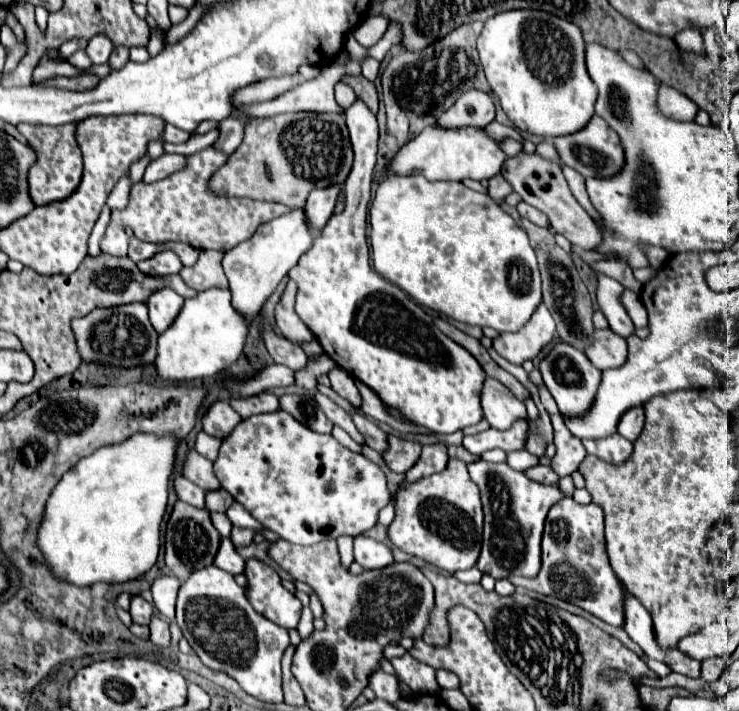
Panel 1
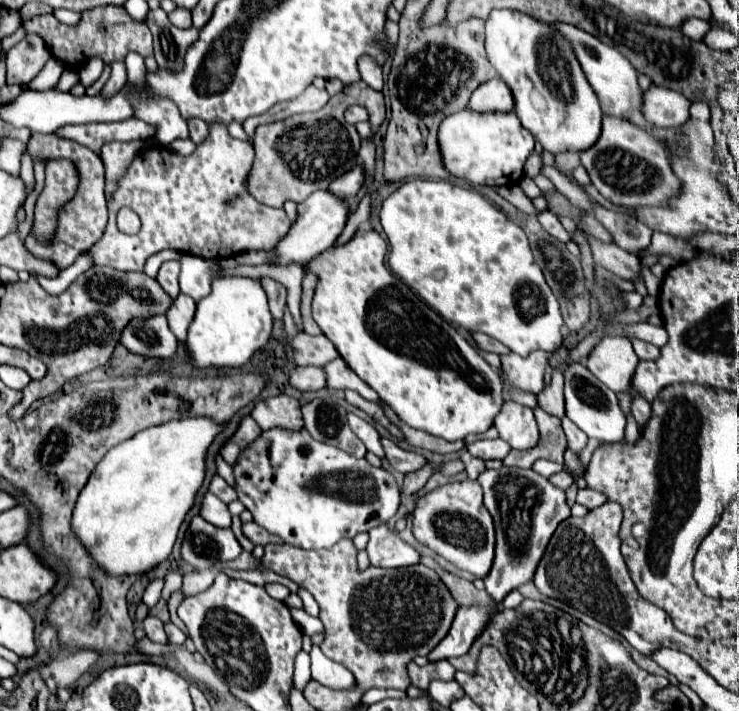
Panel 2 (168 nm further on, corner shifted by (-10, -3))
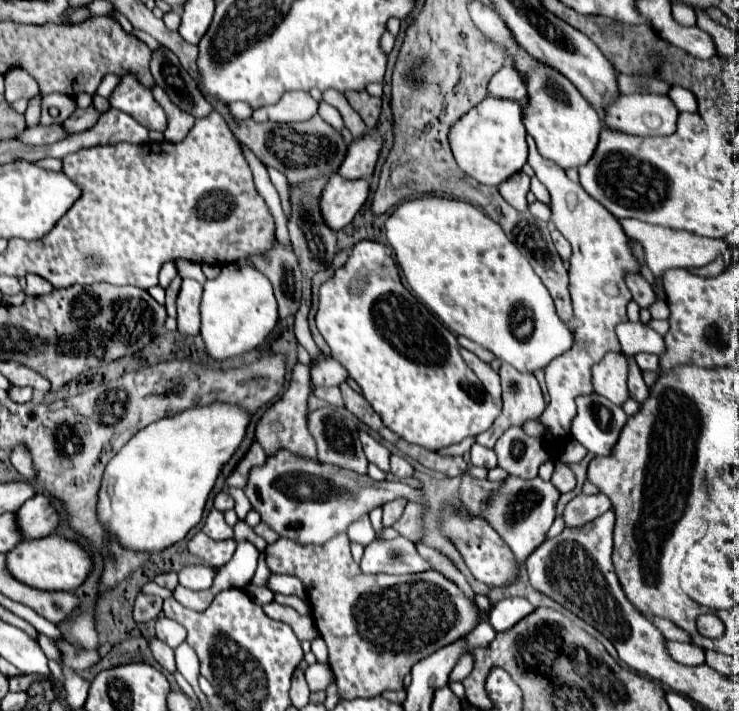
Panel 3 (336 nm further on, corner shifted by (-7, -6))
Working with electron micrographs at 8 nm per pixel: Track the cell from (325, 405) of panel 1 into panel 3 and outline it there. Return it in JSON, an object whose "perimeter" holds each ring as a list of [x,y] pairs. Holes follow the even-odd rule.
{"perimeter":[[[360,430],[360,442],[362,442],[362,448],[364,448],[364,454],[368,458],[368,462],[376,464],[380,470],[388,472],[390,466],[388,466],[388,458],[390,458],[390,452],[388,448],[384,448],[380,442],[376,442],[368,432]]]}

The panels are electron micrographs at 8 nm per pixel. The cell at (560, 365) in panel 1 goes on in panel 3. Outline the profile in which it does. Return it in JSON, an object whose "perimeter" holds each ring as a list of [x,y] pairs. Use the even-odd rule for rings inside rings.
{"perimeter":[[[582,394],[576,398],[576,406],[578,414],[570,434],[596,456],[610,454],[628,420],[624,410],[600,394]]]}

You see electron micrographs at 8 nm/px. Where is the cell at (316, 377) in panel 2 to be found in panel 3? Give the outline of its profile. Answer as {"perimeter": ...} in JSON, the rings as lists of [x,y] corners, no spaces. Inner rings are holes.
{"perimeter":[[[324,360],[324,362],[318,362],[314,368],[312,368],[312,386],[318,388],[318,386],[340,386],[344,382],[344,378],[348,376],[348,372],[334,360]]]}

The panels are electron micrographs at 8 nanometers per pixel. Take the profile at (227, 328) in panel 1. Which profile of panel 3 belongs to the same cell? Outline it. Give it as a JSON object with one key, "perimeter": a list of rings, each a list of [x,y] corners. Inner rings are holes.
{"perimeter":[[[228,264],[222,268],[218,278],[206,280],[200,302],[200,316],[200,336],[204,340],[208,356],[212,356],[214,360],[242,356],[260,346],[276,326],[278,310],[272,284],[252,266],[234,268],[234,264]]]}

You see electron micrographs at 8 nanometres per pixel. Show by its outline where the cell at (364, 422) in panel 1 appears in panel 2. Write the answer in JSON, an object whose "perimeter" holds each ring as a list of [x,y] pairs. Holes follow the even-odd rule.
{"perimeter":[[[381,439],[383,449],[387,453],[389,463],[401,471],[401,473],[411,473],[411,471],[419,471],[419,467],[423,467],[427,461],[423,455],[417,455],[413,451],[405,451],[401,449],[397,443],[393,443],[391,439]]]}

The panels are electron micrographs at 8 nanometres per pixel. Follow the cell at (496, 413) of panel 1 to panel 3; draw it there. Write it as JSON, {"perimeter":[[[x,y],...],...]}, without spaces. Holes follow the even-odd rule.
{"perimeter":[[[510,426],[498,438],[494,452],[498,456],[498,466],[520,478],[538,476],[538,466],[550,460],[550,452],[544,448],[542,438],[528,436],[522,426]]]}

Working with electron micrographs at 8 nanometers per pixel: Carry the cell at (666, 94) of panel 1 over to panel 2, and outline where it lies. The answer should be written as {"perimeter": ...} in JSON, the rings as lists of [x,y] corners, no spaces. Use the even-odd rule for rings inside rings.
{"perimeter":[[[651,85],[643,93],[643,117],[659,129],[681,127],[689,119],[691,101],[679,91],[671,91],[659,85]]]}

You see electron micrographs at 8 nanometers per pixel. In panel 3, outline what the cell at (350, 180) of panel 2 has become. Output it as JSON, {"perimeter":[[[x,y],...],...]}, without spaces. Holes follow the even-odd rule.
{"perimeter":[[[366,134],[364,138],[356,138],[348,146],[348,154],[338,170],[342,178],[358,180],[358,178],[370,178],[378,160],[382,140],[378,136]]]}

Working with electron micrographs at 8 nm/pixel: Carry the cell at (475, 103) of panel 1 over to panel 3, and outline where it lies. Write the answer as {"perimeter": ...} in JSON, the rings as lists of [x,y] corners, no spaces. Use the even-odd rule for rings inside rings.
{"perimeter":[[[506,62],[506,66],[500,72],[496,72],[492,76],[492,80],[488,82],[488,96],[522,102],[524,94],[526,94],[526,90],[524,90],[522,78],[510,62]]]}

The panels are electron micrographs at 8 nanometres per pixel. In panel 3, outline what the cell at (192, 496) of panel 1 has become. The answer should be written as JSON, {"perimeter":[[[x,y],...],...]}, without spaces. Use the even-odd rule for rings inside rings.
{"perimeter":[[[212,508],[212,510],[208,512],[208,518],[206,518],[204,526],[202,526],[202,532],[208,534],[210,538],[214,538],[214,540],[232,538],[232,528],[226,524],[224,514],[222,514],[220,510],[216,510],[216,508]]]}

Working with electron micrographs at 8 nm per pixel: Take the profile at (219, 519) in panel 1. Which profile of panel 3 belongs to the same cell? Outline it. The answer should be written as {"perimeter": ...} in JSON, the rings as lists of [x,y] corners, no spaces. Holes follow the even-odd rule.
{"perimeter":[[[236,522],[236,526],[234,526],[234,540],[236,542],[242,542],[242,540],[248,540],[248,542],[252,542],[260,552],[266,548],[266,542],[262,542],[262,538],[260,536],[256,536],[254,534],[254,530],[246,524],[246,522]]]}

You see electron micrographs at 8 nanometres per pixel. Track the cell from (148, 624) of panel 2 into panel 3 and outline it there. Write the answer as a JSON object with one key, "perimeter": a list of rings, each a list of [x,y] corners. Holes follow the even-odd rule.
{"perimeter":[[[152,636],[152,638],[150,638],[150,650],[152,650],[154,658],[156,658],[166,670],[170,670],[170,672],[176,670],[176,664],[174,664],[174,650],[172,650],[166,642],[162,642],[160,638]]]}

